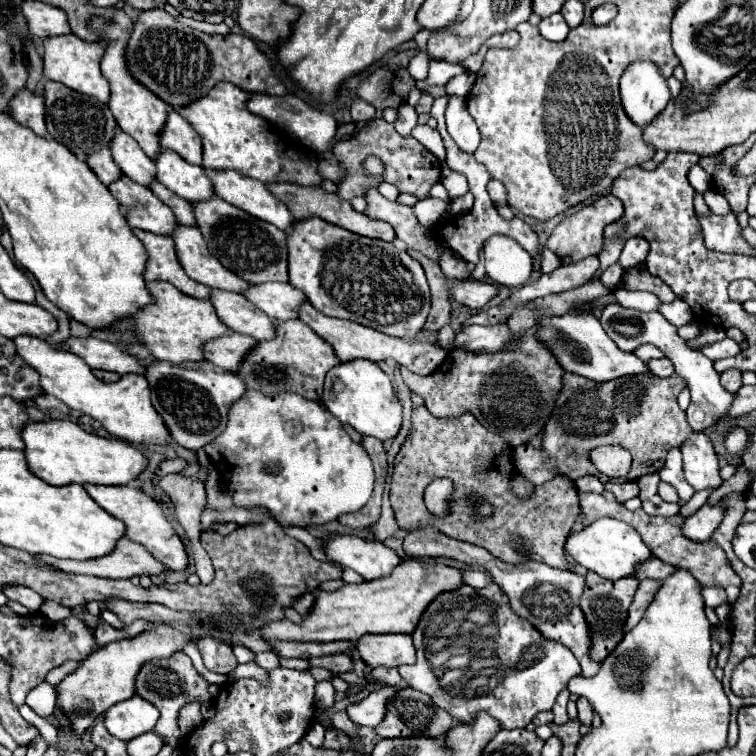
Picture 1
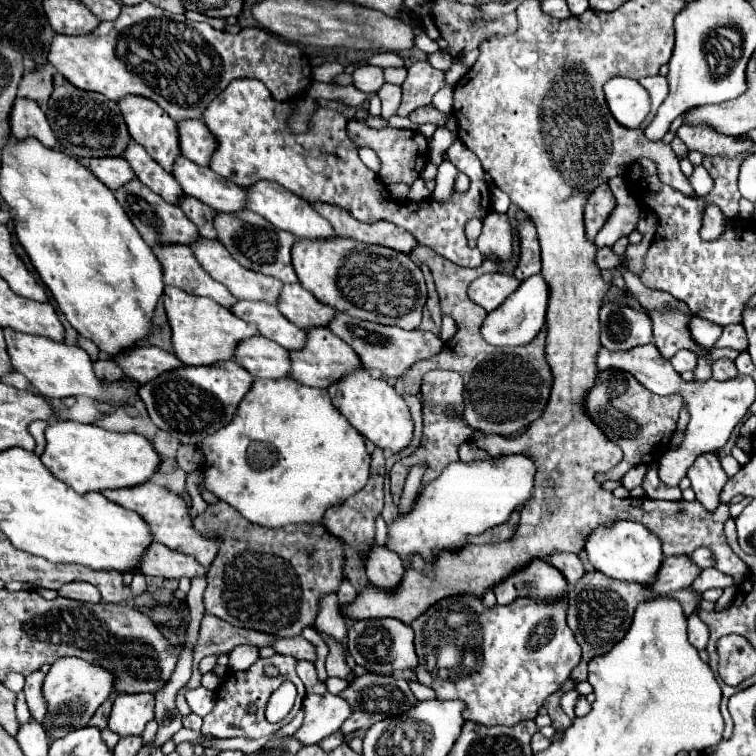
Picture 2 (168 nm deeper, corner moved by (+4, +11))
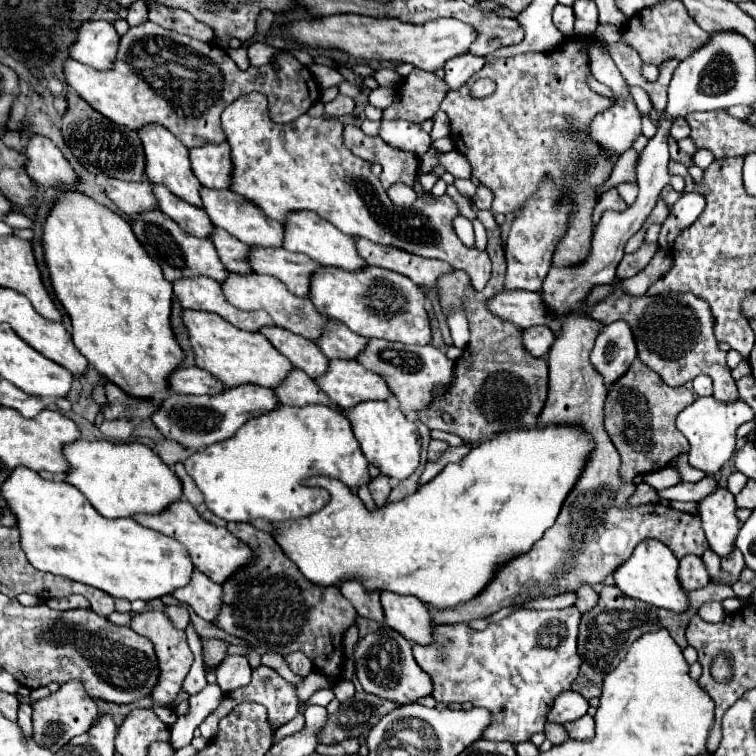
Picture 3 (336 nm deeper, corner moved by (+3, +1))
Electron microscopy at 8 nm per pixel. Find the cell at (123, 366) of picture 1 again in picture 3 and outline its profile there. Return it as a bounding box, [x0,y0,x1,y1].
[171,367,225,395]

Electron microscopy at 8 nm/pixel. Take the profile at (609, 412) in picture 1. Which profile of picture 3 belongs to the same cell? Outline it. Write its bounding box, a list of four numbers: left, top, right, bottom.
[605,359,693,483]

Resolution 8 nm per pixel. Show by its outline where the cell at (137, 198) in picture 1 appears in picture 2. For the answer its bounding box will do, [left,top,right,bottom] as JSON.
[114,179,198,247]

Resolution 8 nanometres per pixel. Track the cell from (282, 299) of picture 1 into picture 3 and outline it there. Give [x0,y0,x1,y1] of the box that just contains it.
[317,319,369,359]

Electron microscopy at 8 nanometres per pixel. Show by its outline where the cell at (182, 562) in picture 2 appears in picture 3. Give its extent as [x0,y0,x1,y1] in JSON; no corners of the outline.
[173,571,223,621]

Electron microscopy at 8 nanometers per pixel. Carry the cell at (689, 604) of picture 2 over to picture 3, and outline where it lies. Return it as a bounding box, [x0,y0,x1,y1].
[573,583,737,701]

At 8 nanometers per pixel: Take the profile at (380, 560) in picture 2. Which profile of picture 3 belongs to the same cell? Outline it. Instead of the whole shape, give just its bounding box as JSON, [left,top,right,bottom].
[381,593,433,645]

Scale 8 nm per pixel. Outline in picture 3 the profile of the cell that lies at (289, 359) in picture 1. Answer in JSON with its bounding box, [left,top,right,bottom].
[317,359,391,409]

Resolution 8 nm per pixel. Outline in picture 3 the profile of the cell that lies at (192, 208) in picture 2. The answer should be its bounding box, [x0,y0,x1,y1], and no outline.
[213,227,253,275]

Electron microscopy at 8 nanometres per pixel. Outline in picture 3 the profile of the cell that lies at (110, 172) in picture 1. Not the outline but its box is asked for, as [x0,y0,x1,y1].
[105,179,159,217]

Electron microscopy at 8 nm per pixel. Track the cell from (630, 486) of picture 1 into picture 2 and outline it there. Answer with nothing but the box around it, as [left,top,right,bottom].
[620,465,646,489]

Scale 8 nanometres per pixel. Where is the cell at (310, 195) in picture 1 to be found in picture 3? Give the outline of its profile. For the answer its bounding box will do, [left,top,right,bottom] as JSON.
[355,239,453,289]

